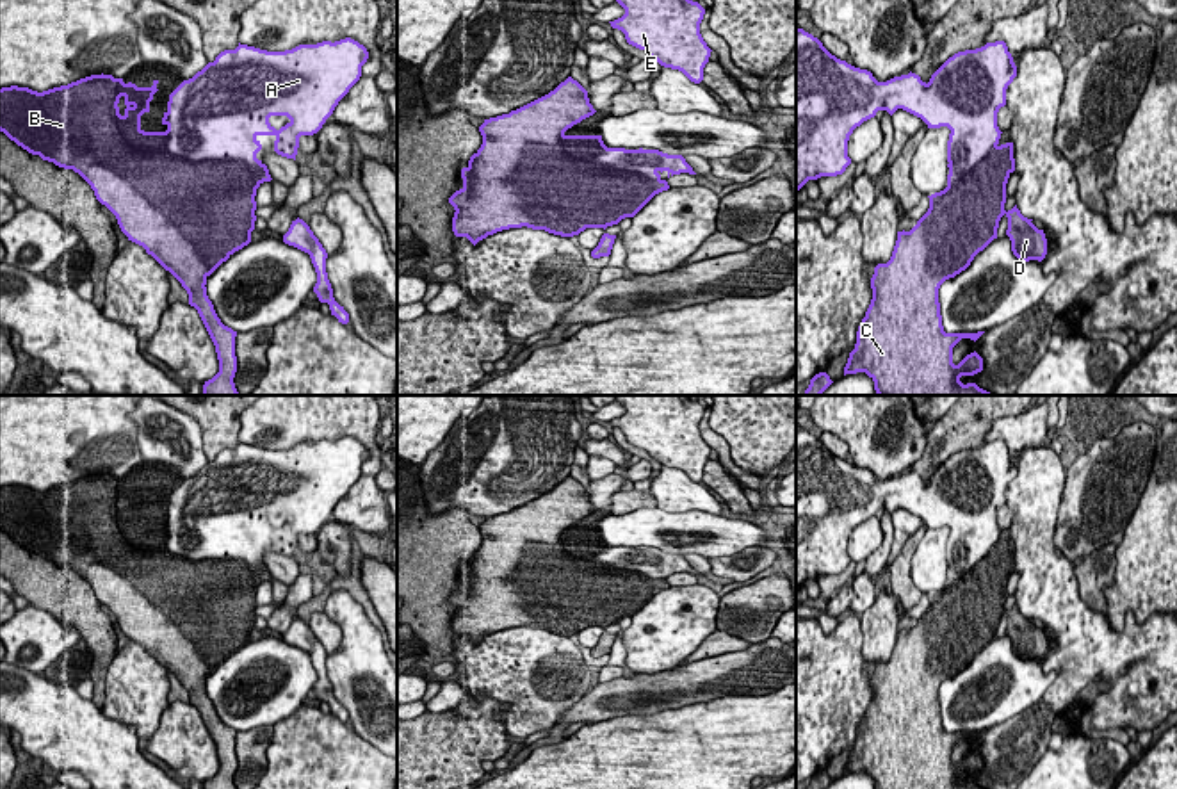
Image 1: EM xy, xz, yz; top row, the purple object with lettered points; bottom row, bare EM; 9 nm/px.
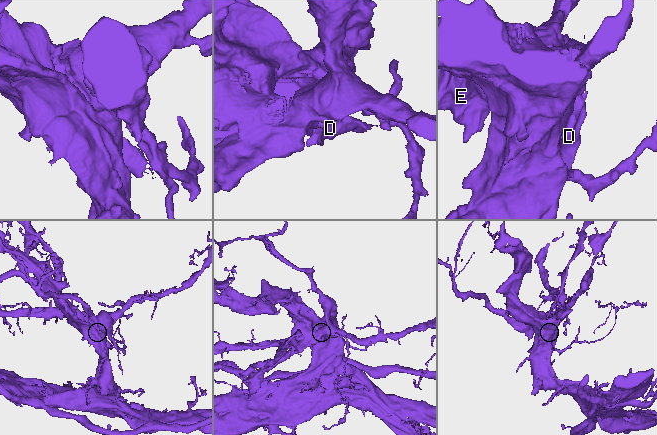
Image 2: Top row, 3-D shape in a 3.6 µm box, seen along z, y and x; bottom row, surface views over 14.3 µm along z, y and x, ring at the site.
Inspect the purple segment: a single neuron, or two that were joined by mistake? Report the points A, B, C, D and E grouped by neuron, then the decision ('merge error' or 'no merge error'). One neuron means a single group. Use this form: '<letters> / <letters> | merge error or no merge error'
A E / B C D | merge error

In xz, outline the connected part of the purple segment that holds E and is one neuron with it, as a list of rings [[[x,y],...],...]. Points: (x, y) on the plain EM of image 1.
[[[616,395],[616,401],[625,413],[609,422],[625,433],[629,443],[645,449],[661,465],[682,470],[694,483],[703,479],[712,449],[700,433],[705,408],[698,401],[687,395]]]

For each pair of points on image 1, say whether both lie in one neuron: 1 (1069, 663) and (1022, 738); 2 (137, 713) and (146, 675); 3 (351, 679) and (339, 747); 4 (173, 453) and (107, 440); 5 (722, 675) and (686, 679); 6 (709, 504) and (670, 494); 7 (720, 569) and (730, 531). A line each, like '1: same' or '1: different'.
1: different
2: same
3: different
4: different
5: same
6: same
7: different

